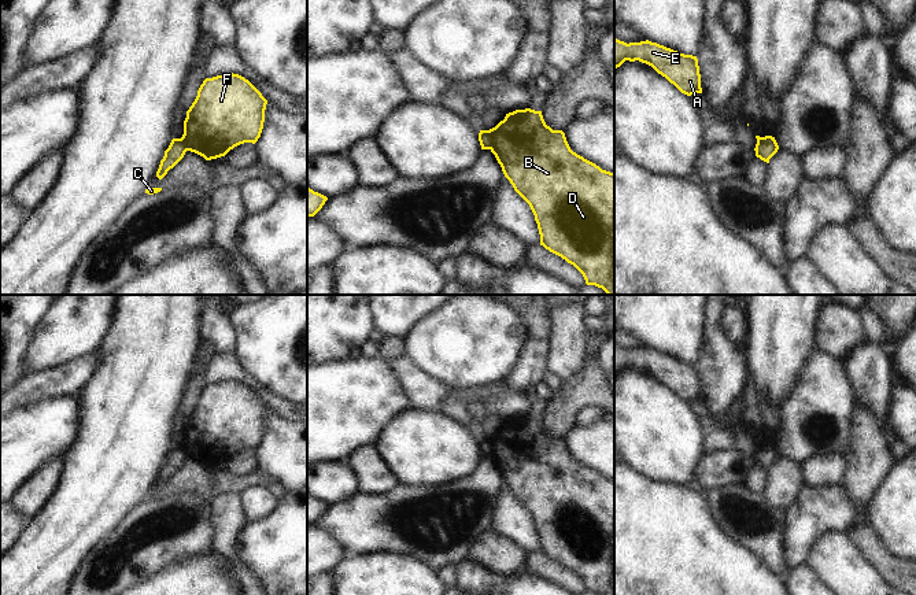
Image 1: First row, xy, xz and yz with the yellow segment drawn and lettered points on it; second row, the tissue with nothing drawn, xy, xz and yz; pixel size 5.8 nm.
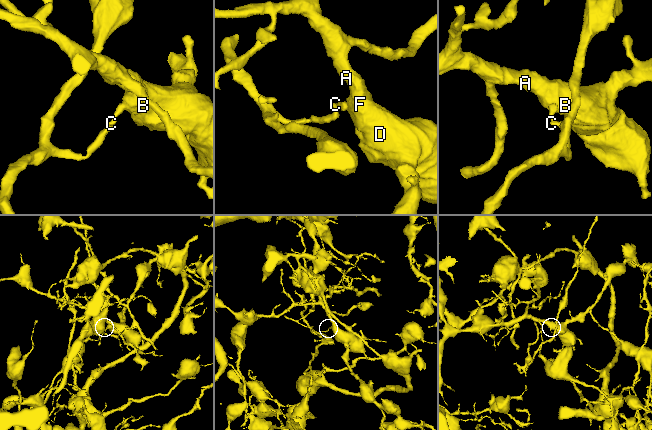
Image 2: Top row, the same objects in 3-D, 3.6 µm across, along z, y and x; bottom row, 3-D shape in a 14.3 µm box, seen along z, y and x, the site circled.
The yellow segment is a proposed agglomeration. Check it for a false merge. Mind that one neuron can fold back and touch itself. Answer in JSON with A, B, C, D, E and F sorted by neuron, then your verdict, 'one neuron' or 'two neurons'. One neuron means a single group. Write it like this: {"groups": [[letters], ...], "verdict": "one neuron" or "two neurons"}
{"groups": [["A", "B", "D", "E", "F"], ["C"]], "verdict": "two neurons"}

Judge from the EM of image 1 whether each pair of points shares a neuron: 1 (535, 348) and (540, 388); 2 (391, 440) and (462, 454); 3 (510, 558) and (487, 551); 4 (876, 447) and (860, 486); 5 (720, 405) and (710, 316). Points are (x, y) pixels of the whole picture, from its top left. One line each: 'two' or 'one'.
1: two
2: one
3: one
4: one
5: one

